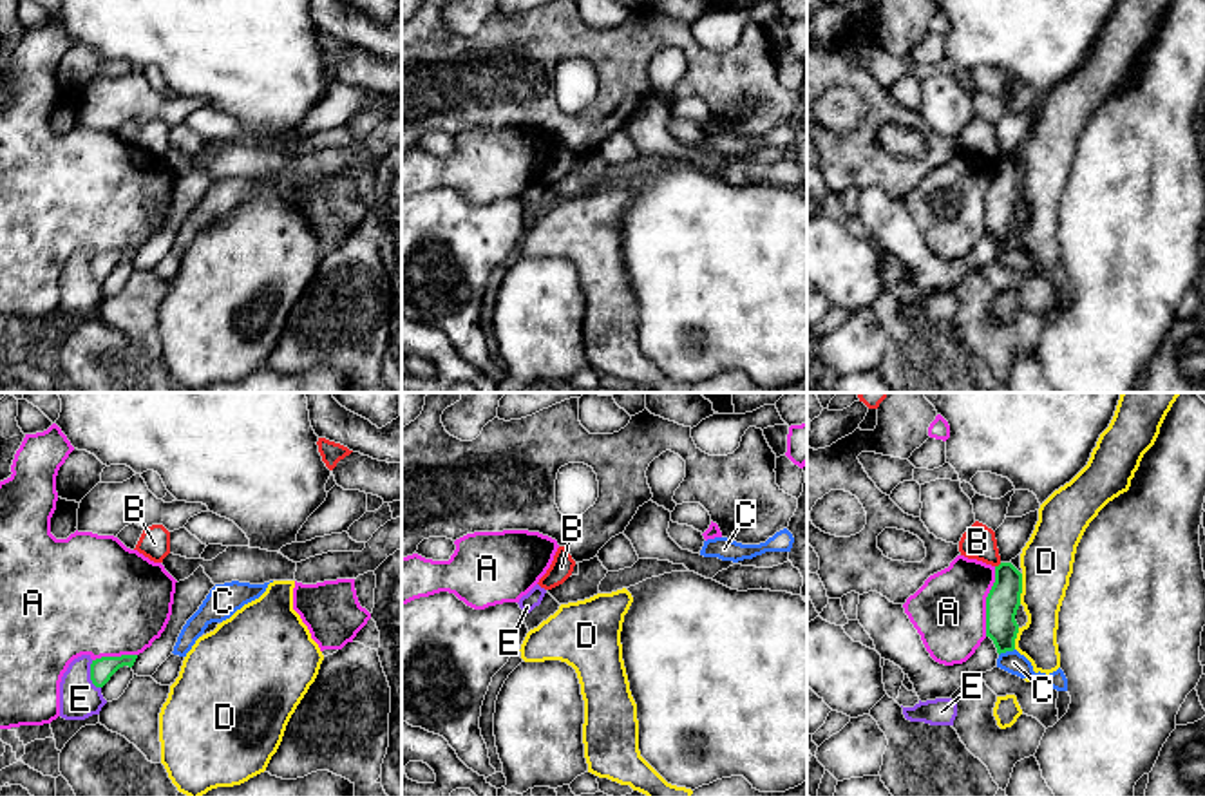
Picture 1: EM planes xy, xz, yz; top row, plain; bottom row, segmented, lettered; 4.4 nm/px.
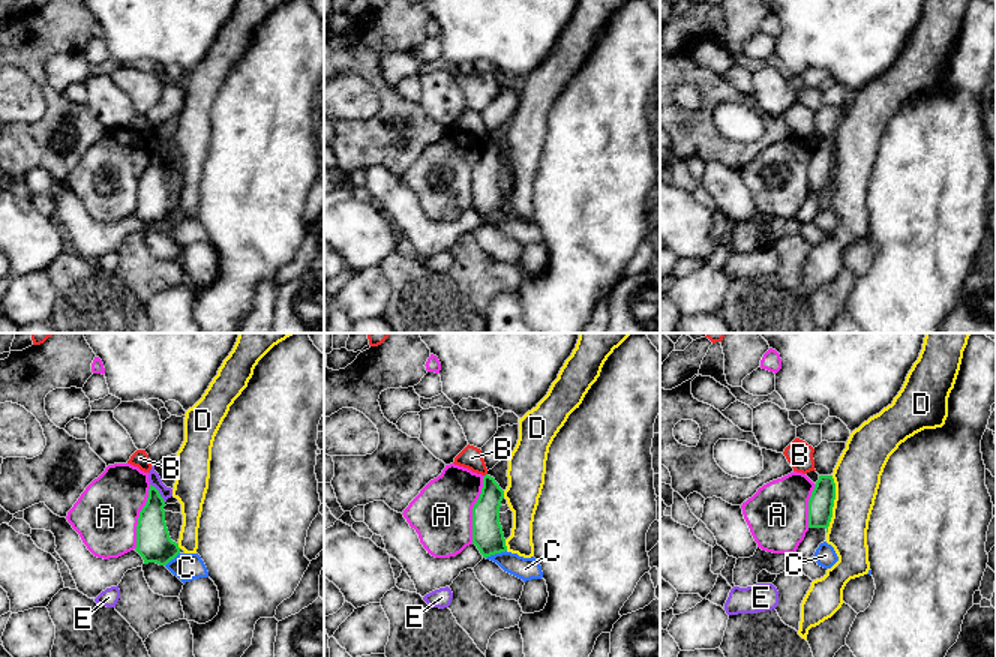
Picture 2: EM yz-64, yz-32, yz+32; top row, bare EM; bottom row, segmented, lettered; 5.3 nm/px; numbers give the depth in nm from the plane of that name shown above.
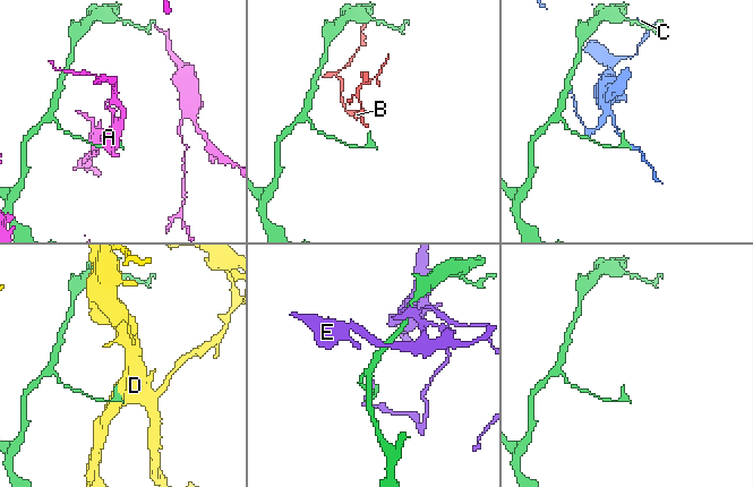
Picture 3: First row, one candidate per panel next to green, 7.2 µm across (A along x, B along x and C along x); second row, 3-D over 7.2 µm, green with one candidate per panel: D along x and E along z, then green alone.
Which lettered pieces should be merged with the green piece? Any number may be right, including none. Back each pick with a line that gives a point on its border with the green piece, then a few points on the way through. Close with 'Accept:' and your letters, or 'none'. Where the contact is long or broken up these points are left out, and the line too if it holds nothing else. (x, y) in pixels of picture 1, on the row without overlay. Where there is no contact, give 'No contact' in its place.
Accept: none

